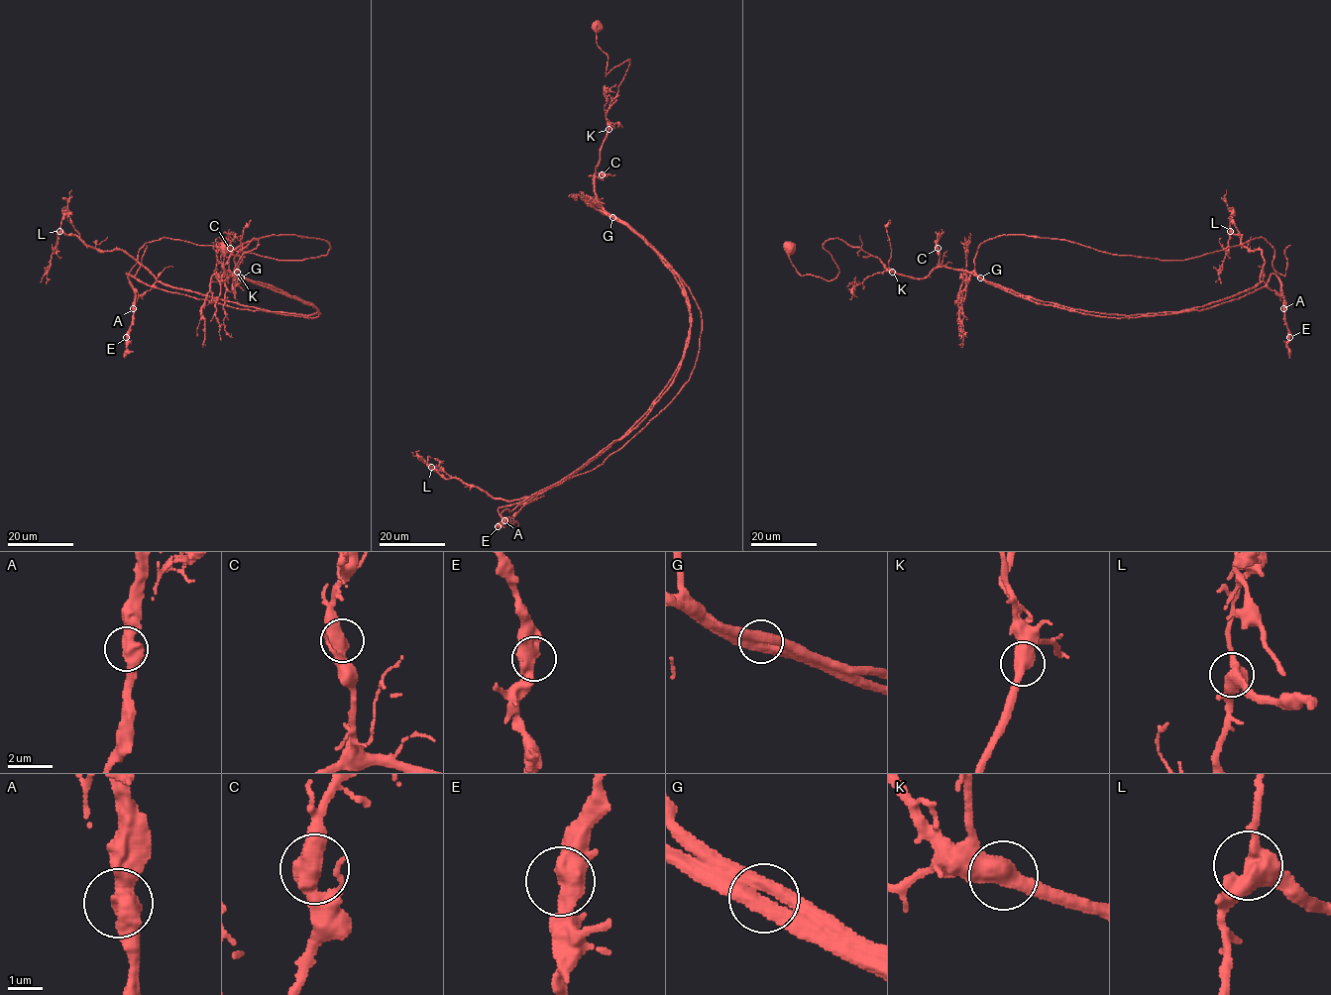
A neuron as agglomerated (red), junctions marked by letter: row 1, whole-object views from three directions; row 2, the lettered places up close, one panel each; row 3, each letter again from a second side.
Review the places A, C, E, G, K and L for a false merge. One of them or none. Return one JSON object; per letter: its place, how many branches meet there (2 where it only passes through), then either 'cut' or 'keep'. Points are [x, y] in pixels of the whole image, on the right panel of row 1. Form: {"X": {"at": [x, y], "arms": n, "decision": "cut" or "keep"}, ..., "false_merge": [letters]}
{"A": {"at": [1283, 308], "arms": 2, "decision": "keep"}, "C": {"at": [938, 248], "arms": 2, "decision": "keep"}, "E": {"at": [1289, 337], "arms": 2, "decision": "keep"}, "G": {"at": [980, 277], "arms": 2, "decision": "cut"}, "K": {"at": [892, 272], "arms": 2, "decision": "keep"}, "L": {"at": [1230, 231], "arms": 3, "decision": "keep"}, "false_merge": ["G"]}

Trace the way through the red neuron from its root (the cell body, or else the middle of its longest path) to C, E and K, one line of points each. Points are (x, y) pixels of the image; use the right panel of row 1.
C: (791, 247), (802, 276), (828, 280), (838, 273), (824, 247), (832, 238), (912, 277), (940, 264), (938, 248)
E: (791, 247), (802, 276), (834, 277), (838, 238), (912, 277), (966, 270), (1113, 314), (1263, 281), (1289, 337)
K: (791, 247), (789, 259), (802, 276), (837, 276), (824, 247), (832, 238), (859, 247), (892, 272)

